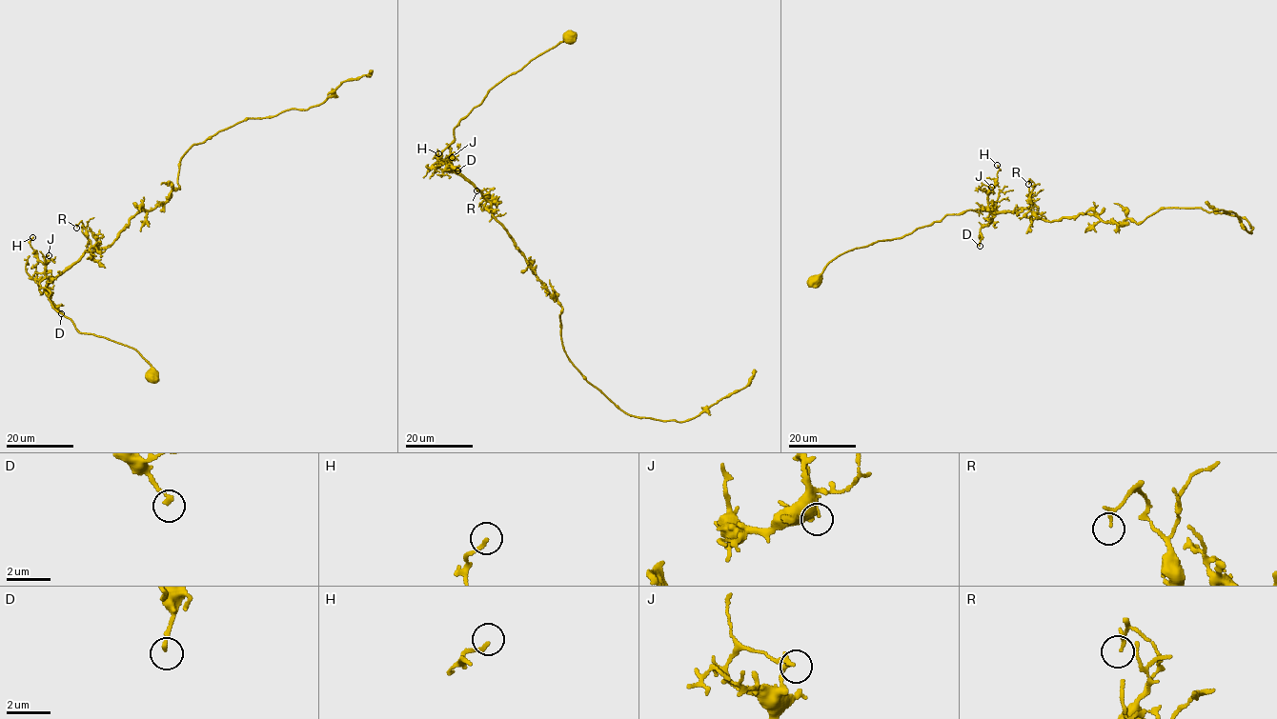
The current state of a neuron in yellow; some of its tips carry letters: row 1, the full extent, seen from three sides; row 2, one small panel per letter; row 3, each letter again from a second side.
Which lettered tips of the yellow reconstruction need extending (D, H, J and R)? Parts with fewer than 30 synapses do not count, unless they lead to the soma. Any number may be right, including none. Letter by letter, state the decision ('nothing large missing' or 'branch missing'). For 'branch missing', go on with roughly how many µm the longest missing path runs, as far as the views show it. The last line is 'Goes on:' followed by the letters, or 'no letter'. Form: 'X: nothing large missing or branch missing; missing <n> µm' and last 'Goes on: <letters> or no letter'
D: nothing large missing
H: nothing large missing
J: nothing large missing
R: nothing large missing
Goes on: no letter

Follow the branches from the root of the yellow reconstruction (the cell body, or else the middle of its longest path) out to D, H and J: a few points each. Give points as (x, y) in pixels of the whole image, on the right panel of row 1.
D: (817, 279), (841, 253), (902, 237), (948, 213), (986, 207), (992, 219), (980, 229), (980, 246)
H: (817, 279), (841, 253), (880, 240), (902, 237), (948, 213), (980, 211), (987, 206), (997, 165)
J: (817, 279), (841, 253), (902, 237), (948, 213), (980, 211), (987, 206), (981, 187), (991, 187)

